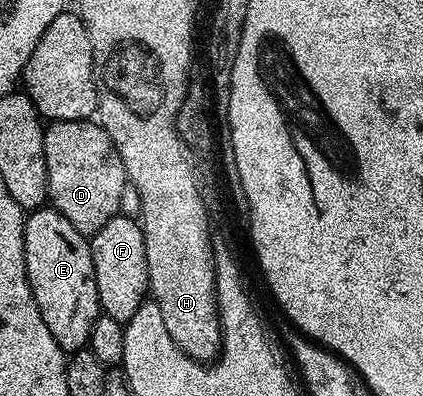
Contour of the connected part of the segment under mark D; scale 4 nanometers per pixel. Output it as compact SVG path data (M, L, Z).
M95 120L51 122L44 129L47 197L50 205L77 232L85 236L97 233L120 213L123 193L129 190L125 164L103 127Z

